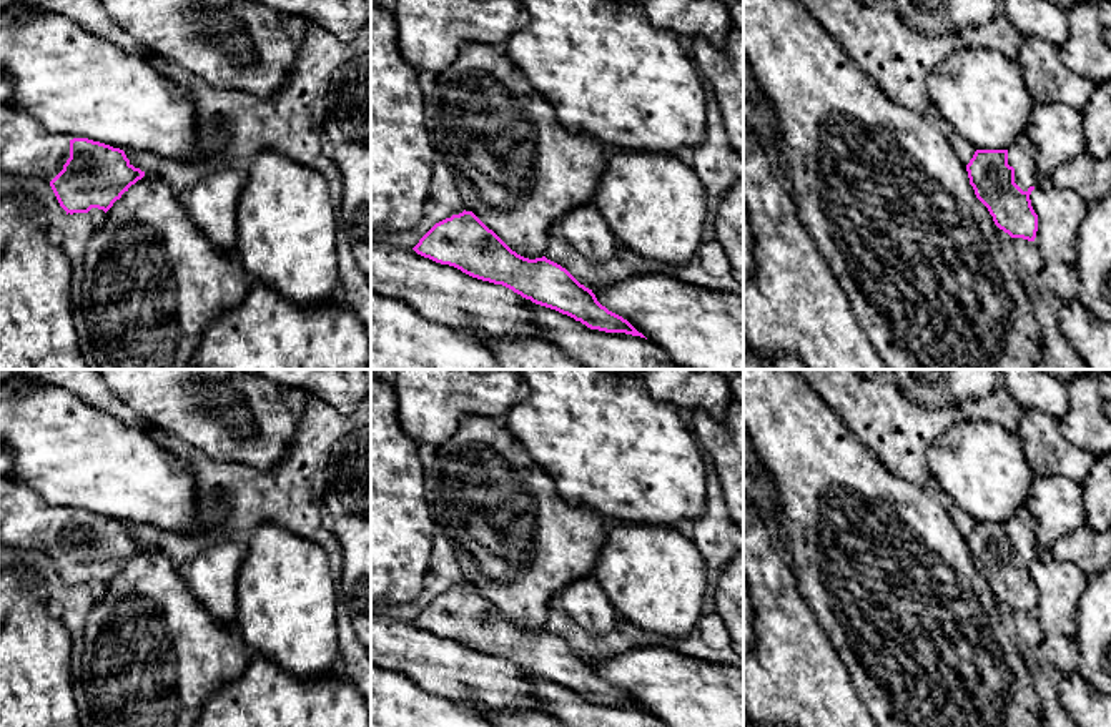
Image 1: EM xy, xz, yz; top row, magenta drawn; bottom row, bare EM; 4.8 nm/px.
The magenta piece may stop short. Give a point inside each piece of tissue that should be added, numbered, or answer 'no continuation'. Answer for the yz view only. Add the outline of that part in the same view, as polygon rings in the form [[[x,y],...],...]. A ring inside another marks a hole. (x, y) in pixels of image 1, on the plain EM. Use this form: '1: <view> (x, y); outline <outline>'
1: yz (1022, 528); outline [[[1018,512],[1008,521],[1008,537],[1015,541],[1015,556],[1028,564],[1030,559],[1039,559],[1034,521],[1030,512]]]

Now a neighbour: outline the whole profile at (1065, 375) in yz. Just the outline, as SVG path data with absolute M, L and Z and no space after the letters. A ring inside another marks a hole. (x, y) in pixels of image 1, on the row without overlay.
M1046 369L1063 383L1068 383L1081 374L1101 374L1101 373L1111 373L1111 369Z

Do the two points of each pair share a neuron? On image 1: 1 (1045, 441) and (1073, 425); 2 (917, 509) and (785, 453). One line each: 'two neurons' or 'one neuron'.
1: two neurons
2: one neuron

